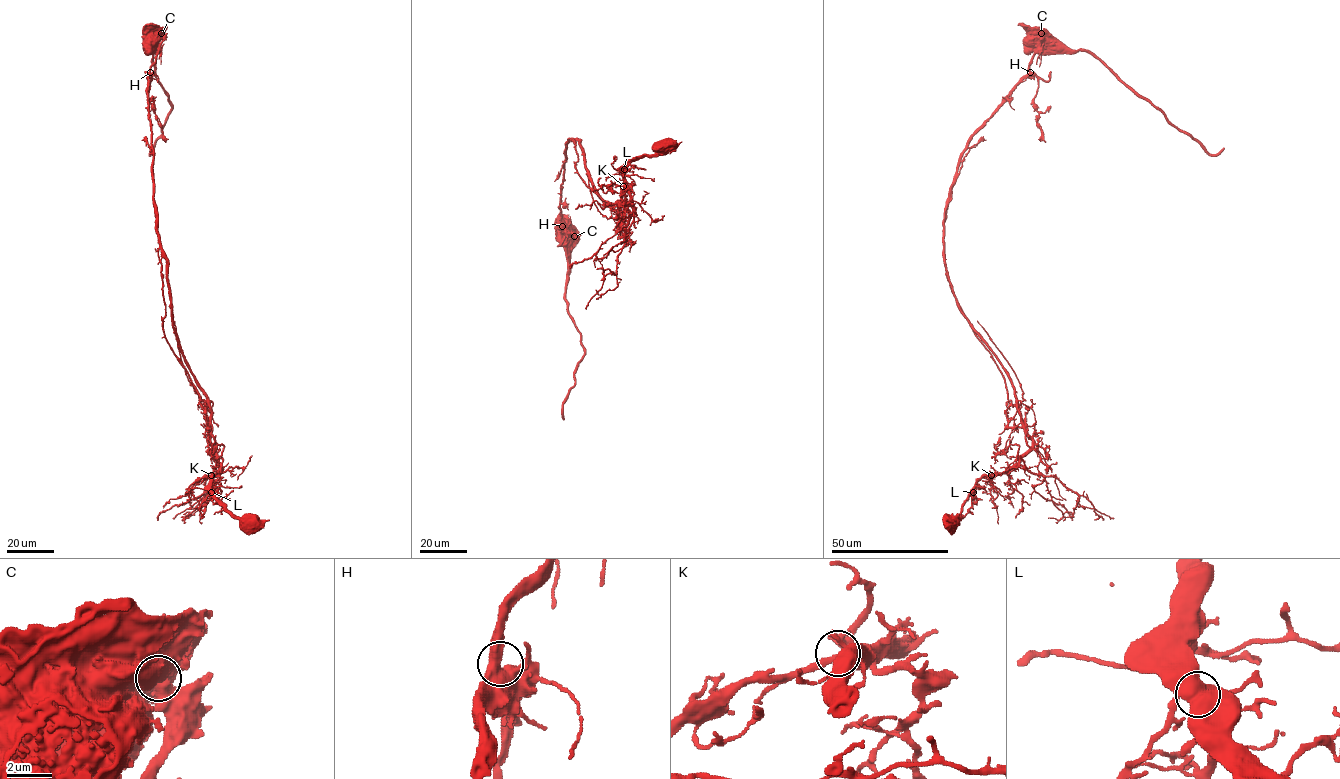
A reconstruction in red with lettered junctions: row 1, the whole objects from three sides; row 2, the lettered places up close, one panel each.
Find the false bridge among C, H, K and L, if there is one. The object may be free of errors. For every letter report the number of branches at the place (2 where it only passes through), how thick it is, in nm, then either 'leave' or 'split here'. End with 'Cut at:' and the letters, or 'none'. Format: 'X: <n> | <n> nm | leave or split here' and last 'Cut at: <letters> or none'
C: 2 | 800 nm | split here
H: 2 | 650 nm | leave
K: 2 | 500 nm | leave
L: 2 | 480 nm | leave
Cut at: C

